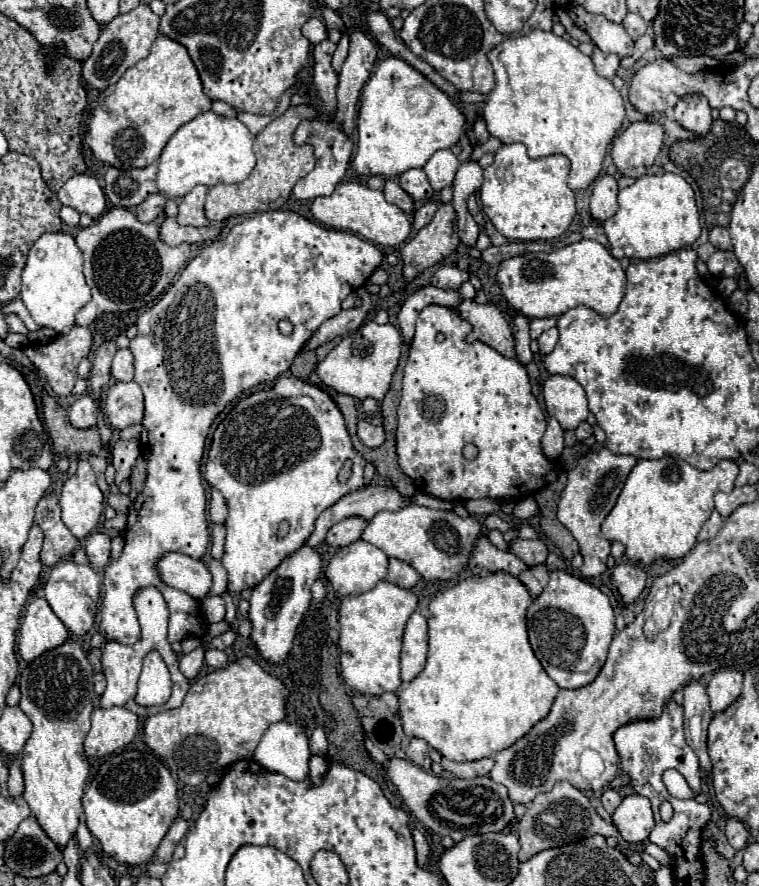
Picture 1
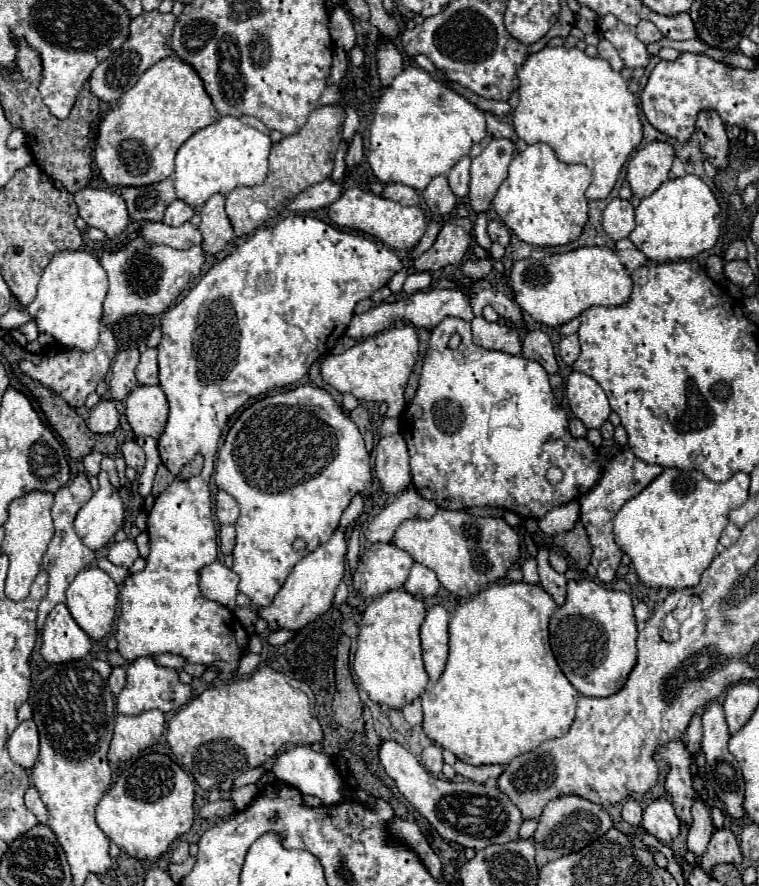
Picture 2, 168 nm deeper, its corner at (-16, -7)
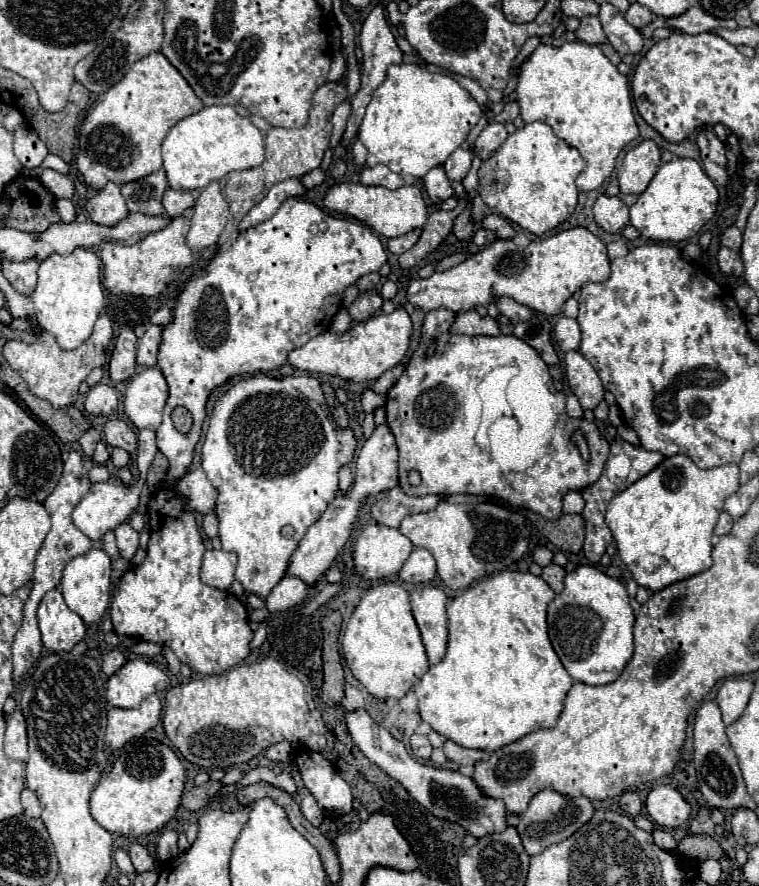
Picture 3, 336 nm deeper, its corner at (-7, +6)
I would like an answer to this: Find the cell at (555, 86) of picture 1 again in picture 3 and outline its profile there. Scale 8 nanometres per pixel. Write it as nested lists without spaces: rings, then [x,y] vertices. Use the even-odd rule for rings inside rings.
[[[567,42],[563,46],[551,46],[551,44],[539,44],[535,52],[523,62],[519,72],[519,82],[515,88],[517,104],[521,108],[523,122],[547,122],[557,138],[563,138],[569,146],[577,148],[587,162],[585,170],[577,176],[577,188],[579,190],[595,190],[599,188],[605,178],[611,176],[615,168],[615,160],[619,152],[639,136],[635,118],[633,118],[632,98],[630,85],[625,76],[619,74],[619,70],[609,62],[609,58],[601,52],[599,46],[583,44],[583,42]]]

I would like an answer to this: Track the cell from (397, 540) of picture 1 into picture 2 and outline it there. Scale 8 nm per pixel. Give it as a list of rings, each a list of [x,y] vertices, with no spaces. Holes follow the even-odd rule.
[[[438,509],[438,513],[428,521],[426,519],[408,519],[398,527],[394,545],[408,551],[414,561],[430,567],[438,575],[438,581],[450,593],[456,593],[458,597],[472,597],[482,587],[504,579],[506,573],[510,571],[510,567],[520,561],[520,537],[502,517],[480,517],[478,521],[474,521],[466,511]]]

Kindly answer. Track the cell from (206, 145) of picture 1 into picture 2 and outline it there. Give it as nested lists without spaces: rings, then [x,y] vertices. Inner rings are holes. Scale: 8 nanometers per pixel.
[[[220,115],[220,121],[196,131],[176,153],[174,185],[178,199],[192,207],[200,207],[214,193],[226,195],[240,185],[254,187],[264,183],[272,147],[269,133],[268,127],[254,115]]]

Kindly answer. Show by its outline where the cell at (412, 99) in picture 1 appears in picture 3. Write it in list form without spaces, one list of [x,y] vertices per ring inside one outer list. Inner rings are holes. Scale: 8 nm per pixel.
[[[403,62],[387,68],[385,82],[367,104],[357,138],[369,150],[367,166],[385,164],[399,176],[423,178],[463,144],[479,120],[479,104],[451,76]]]

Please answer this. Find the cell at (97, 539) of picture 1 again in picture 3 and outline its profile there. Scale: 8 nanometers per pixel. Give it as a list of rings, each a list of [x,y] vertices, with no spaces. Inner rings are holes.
[[[123,522],[115,528],[115,538],[117,538],[117,548],[119,554],[125,560],[131,560],[135,556],[135,550],[139,546],[139,534],[129,526],[129,522]]]

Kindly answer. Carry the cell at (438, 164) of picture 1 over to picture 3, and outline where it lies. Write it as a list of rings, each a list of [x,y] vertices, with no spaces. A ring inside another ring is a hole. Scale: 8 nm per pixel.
[[[457,148],[443,164],[445,174],[449,176],[449,180],[457,180],[461,182],[465,178],[465,174],[471,168],[471,160],[473,160],[473,152],[465,150],[465,148]]]

